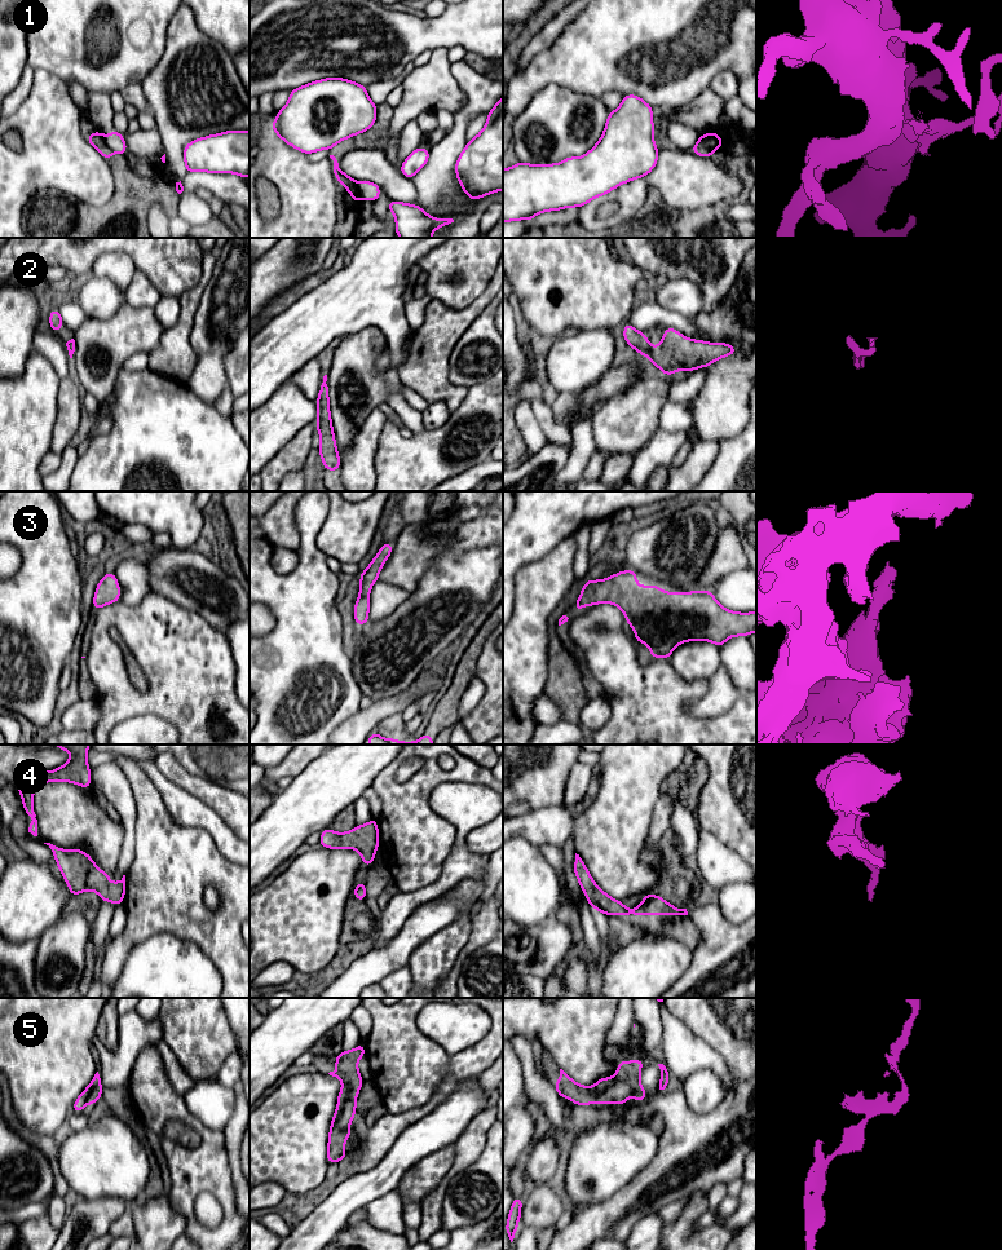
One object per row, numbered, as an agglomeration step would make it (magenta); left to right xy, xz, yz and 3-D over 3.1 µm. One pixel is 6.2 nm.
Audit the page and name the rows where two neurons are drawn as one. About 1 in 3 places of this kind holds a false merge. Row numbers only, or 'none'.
1, 5

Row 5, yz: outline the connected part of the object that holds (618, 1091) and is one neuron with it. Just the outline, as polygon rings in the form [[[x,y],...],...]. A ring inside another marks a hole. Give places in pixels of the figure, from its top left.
[[[562,1069],[557,1083],[552,1085],[561,1097],[570,1099],[575,1105],[586,1104],[627,1104],[627,1097],[635,1095],[635,1103],[644,1101],[626,1082],[610,1081],[601,1094],[592,1094],[590,1087],[574,1082]]]

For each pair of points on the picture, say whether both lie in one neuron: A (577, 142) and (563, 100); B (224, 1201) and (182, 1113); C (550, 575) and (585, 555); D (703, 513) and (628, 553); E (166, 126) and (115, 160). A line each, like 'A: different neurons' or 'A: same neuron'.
A: same neuron
B: same neuron
C: different neurons
D: same neuron
E: different neurons

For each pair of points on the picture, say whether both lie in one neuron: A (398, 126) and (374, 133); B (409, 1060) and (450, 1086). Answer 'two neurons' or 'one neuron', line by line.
A: two neurons
B: two neurons

